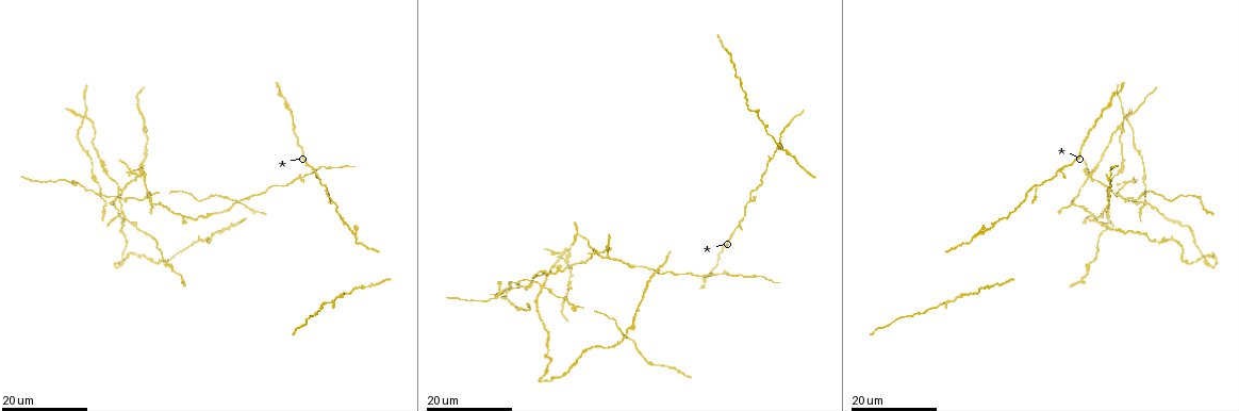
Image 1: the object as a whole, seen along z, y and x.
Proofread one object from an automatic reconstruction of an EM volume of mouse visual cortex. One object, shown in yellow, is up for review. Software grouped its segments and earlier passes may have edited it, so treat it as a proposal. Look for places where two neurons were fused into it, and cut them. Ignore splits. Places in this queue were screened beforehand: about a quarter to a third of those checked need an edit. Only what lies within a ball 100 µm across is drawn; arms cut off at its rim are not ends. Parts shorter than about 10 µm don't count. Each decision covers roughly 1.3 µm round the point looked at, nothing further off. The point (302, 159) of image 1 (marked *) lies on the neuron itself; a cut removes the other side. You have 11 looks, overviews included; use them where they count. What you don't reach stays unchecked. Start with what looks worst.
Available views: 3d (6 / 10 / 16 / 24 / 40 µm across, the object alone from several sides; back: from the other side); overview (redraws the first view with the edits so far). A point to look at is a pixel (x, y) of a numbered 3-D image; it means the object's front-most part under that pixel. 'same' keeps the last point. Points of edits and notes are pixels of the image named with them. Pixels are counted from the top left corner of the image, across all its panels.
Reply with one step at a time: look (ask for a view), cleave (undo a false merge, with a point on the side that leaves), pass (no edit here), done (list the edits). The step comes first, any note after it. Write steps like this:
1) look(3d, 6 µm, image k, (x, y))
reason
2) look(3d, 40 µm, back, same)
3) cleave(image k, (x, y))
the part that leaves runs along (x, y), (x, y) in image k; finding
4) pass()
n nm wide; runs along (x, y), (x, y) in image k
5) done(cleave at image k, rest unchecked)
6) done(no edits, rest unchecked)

look(3d, 16 µm, image 1, (540, 285))
four-way junction

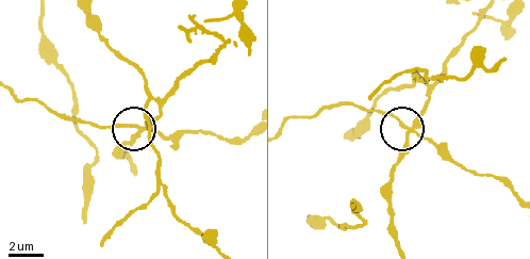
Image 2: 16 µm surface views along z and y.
look(3d, 10 µm, image 2, (144, 130))
zoom in

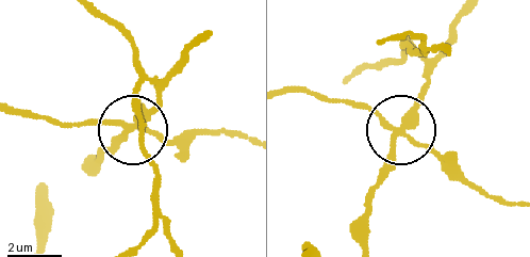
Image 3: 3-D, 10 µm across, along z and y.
cleave(image 3, (119, 141))
the part that leaves runs along (396, 132), (368, 212), (368, 246) in image 3; two neurons meet here

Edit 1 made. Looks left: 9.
look(3d, 24 µm, image 1, (503, 289))
three arms meet

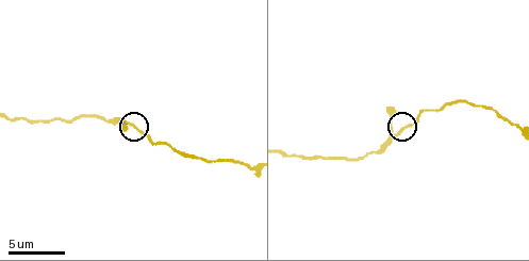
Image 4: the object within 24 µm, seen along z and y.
look(3d, 10 µm, image 4, (132, 124))

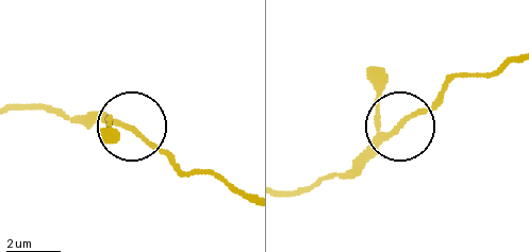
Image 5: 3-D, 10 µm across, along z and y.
pass()
3 arms; continuous, no second neuron

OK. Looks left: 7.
look(3d, 24 µm, image 1, (155, 206))
three arms meet

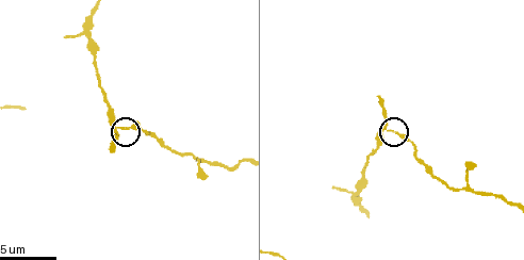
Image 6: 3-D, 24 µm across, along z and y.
look(3d, 6 µm, image 6, (391, 130))
closer look

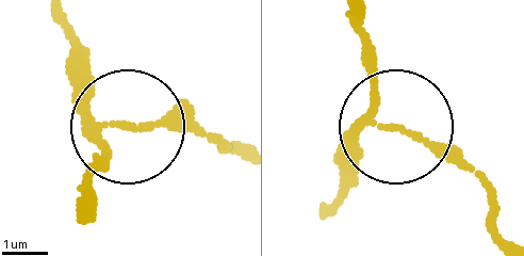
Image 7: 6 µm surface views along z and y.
cleave(image 7, (82, 78))
3 arms; the part that leaves runs along (92, 128), (92, 75), (61, 17) in image 7; a second neuron is stuck on

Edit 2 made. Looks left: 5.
look(overview)

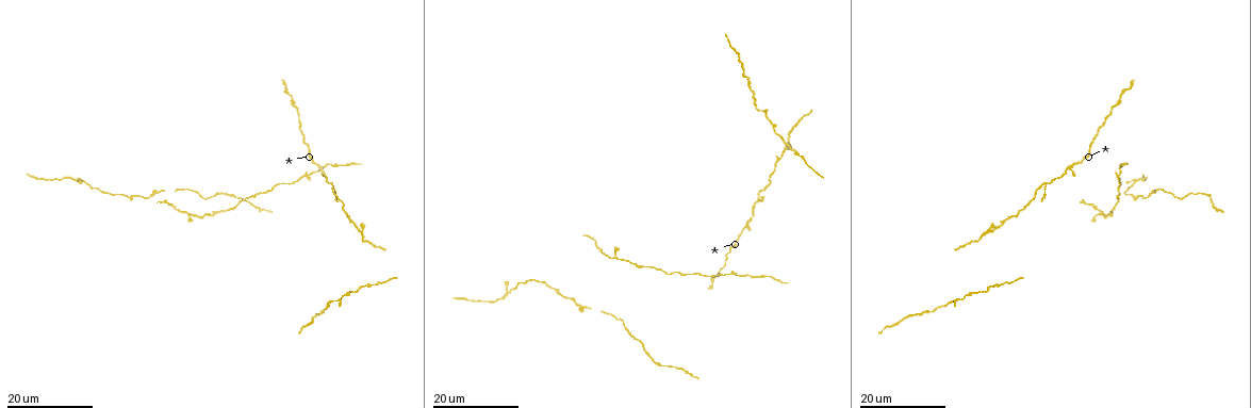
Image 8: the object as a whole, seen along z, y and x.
look(3d, 24 µm, image 8, (1118, 175))
three-way junction

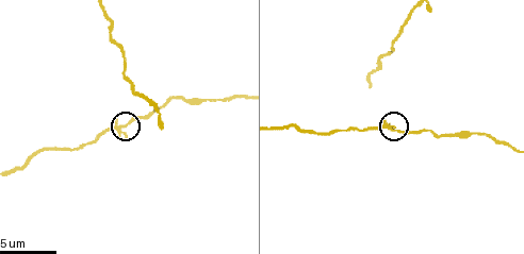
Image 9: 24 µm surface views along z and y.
look(3d, 6 µm, image 9, (120, 129))

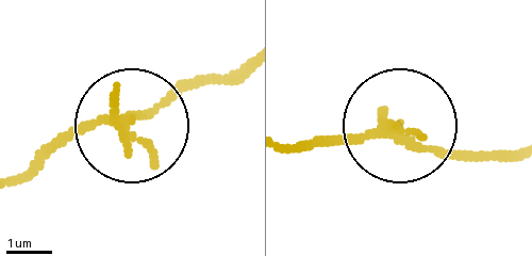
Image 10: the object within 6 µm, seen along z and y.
pass()
3 arms; continuous, no second neuron

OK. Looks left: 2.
done(cleave at image 3, cleave at image 7, rest unchecked)

